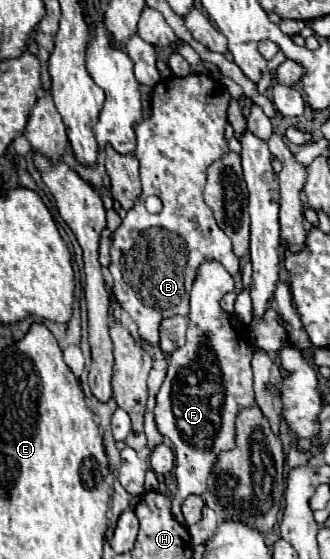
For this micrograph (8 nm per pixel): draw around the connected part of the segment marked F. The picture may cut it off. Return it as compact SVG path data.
M205 262L199 268L195 284L191 288L191 312L187 326L187 342L171 354L167 378L157 392L157 404L153 408L157 430L171 440L175 448L175 478L179 484L179 492L173 497L171 511L176 520L186 526L181 505L187 496L201 496L207 490L207 478L217 462L219 452L235 448L235 422L241 410L255 406L255 390L253 390L253 344L249 336L249 328L241 324L235 314L225 312L219 306L223 294L233 290L233 278L223 270L219 262Z

